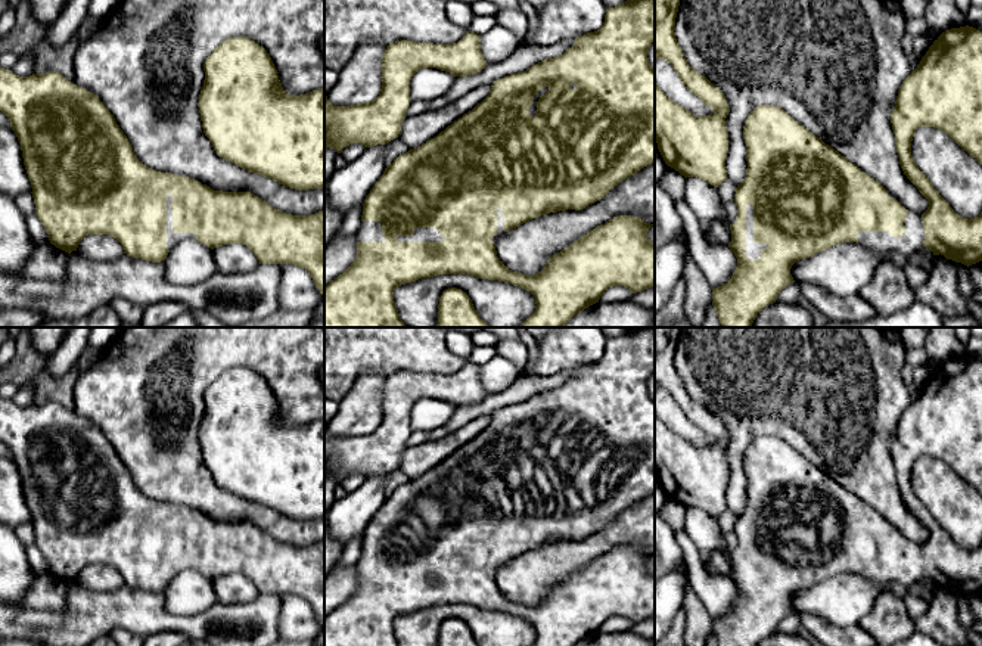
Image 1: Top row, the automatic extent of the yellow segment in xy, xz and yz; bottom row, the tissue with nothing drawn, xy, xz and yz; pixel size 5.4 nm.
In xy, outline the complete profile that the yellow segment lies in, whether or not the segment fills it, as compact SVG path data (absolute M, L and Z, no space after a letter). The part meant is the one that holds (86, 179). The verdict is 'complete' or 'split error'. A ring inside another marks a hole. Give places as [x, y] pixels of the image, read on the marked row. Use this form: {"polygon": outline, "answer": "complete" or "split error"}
{"polygon": "M0 68L0 111L9 118L19 140L35 215L56 248L71 254L86 236L108 235L122 245L124 254L161 263L184 239L196 239L211 249L242 243L255 254L260 264L295 264L305 268L324 295L324 209L311 215L292 215L251 192L214 190L195 178L146 167L99 96L69 83L56 71L19 77Z", "answer": "split error"}

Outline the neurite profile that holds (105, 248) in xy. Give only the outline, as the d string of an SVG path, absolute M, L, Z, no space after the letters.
M88 235L78 248L77 254L93 261L114 261L124 254L122 245L108 235Z

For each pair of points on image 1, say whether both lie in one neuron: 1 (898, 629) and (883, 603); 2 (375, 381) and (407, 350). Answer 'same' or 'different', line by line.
1: same
2: different

